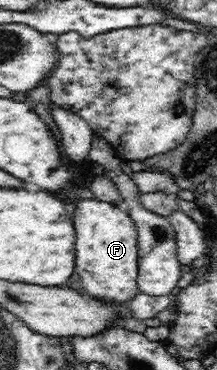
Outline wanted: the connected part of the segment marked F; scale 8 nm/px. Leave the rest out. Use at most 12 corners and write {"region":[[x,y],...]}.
{"region":[[78,199],[76,274],[114,304],[136,297],[126,207]]}

